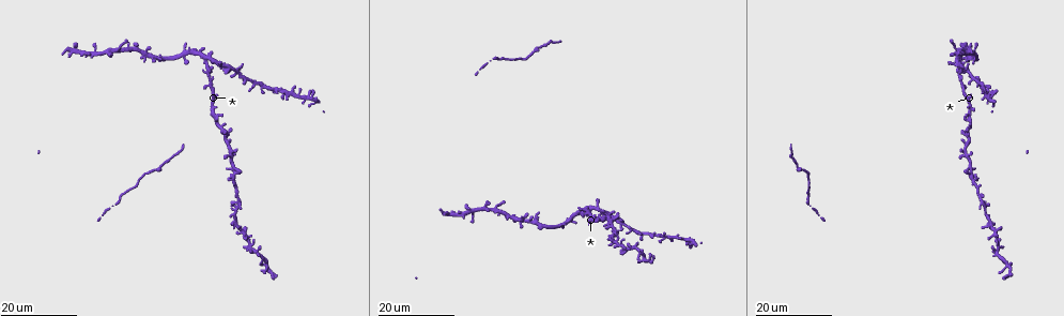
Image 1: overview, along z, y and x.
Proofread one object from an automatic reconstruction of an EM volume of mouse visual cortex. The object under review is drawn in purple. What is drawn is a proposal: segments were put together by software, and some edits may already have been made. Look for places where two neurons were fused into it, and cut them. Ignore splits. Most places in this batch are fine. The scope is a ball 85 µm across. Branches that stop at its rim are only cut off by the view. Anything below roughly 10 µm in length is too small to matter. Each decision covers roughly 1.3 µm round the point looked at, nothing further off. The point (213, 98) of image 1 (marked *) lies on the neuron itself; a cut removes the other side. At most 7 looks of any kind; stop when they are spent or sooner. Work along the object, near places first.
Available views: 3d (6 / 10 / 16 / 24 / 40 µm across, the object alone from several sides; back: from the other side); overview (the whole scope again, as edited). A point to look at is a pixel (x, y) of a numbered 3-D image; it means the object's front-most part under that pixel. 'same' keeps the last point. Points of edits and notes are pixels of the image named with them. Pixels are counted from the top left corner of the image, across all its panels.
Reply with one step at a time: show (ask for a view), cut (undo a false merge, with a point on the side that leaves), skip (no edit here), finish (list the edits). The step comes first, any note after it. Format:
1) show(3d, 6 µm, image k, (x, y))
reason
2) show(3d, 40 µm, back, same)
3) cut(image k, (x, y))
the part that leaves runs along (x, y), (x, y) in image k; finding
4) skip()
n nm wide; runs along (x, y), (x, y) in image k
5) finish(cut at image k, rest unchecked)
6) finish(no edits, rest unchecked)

show(3d, 24 µm, image 1, (468, 212))
a narrow waist

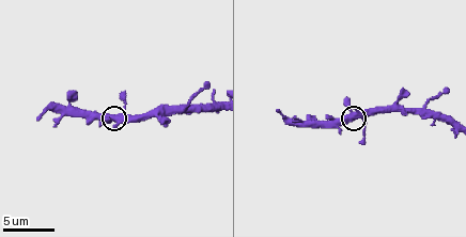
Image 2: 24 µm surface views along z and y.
show(3d, 10 µm, image 2, (344, 116))

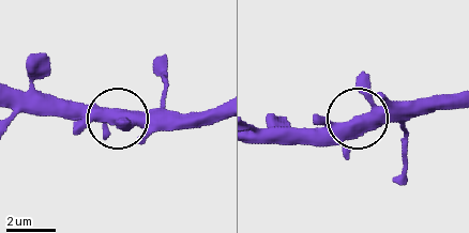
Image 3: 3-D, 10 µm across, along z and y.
skip()
continuous, no second neuron

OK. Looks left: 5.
show(3d, 16 µm, image 1, (205, 58))
looks like a crossing

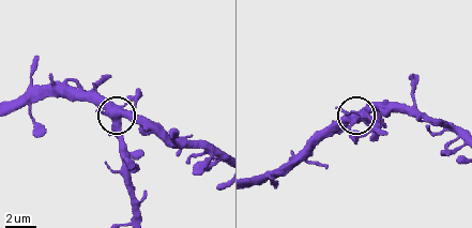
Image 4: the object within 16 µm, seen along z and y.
show(3d, 10 µm, image 4, (117, 111))

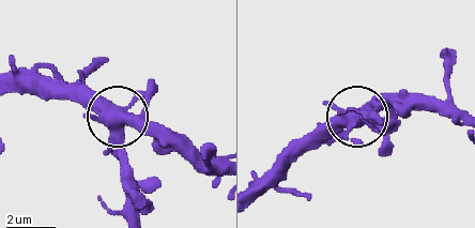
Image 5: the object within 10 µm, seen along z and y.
show(3d, 10 µm, back, image 5, (120, 113))

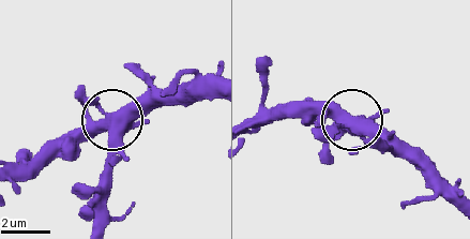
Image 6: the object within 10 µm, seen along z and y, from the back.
skip()
one neuron here

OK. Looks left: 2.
show(3d, 16 µm, image 1, (960, 75))
sudden change in width

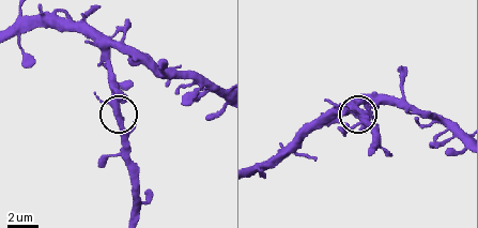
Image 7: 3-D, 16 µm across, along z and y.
show(3d, 6 µm, image 7, (118, 115))

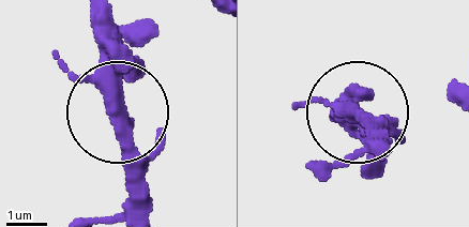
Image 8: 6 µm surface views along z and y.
skip()
380 nm wide; runs along (145, 212), (114, 100), (114, 11) in image 8; all the same neuron

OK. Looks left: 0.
finish(no edits, rest unchecked)

